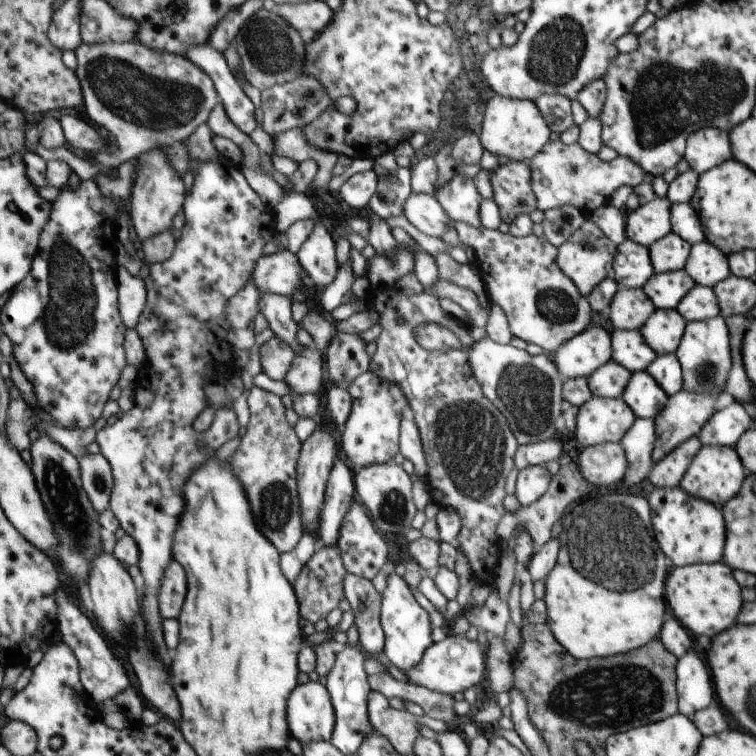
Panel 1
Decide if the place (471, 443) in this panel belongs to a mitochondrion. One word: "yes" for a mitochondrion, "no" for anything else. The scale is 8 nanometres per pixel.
yes

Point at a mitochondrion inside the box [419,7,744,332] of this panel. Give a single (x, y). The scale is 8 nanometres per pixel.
(557, 51)

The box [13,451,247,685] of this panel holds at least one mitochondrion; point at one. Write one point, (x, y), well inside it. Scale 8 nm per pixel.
(75, 523)

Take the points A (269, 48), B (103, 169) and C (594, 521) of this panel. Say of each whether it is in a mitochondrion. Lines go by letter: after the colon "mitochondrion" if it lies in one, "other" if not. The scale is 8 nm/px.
A: mitochondrion
B: other
C: mitochondrion

